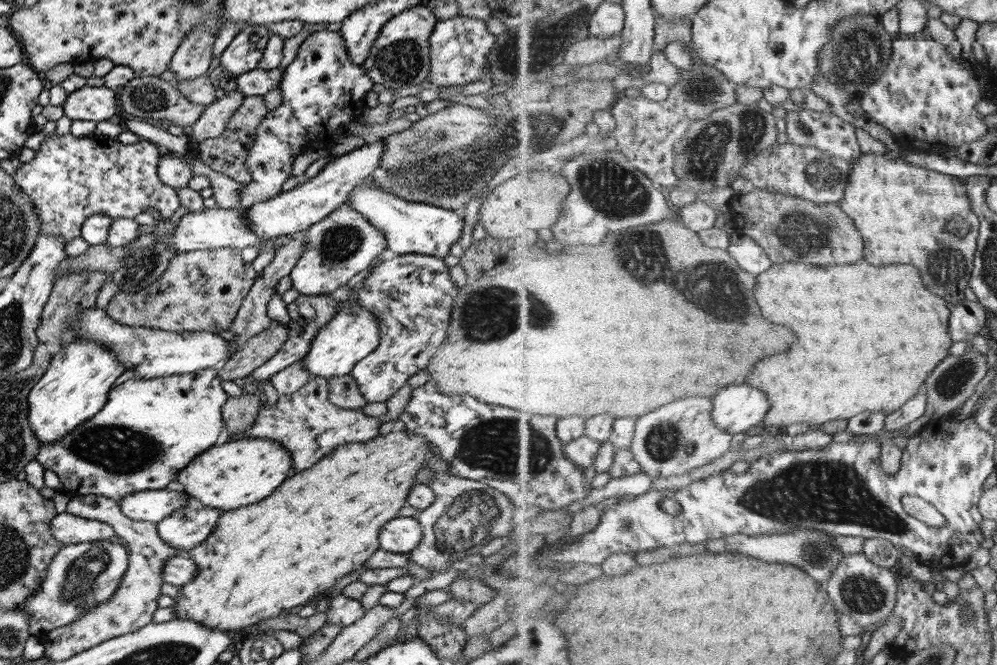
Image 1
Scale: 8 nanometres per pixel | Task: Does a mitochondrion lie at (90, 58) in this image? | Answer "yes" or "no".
no

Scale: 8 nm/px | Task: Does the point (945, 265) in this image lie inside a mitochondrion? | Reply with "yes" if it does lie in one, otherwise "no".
yes

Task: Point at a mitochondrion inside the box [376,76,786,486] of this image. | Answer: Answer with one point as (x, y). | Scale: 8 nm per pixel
(450, 177)

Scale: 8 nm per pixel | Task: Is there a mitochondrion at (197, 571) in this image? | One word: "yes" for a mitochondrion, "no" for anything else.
no

